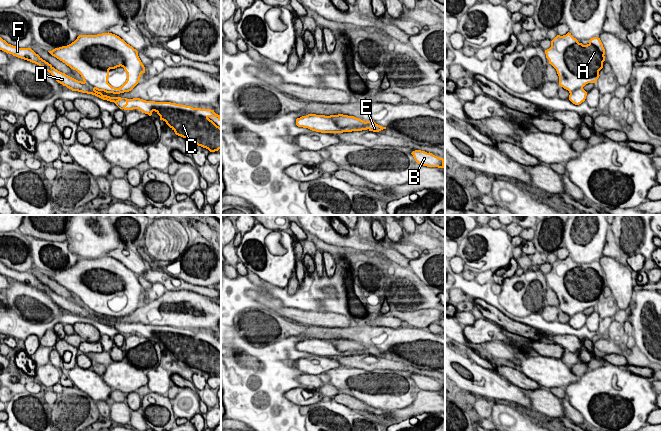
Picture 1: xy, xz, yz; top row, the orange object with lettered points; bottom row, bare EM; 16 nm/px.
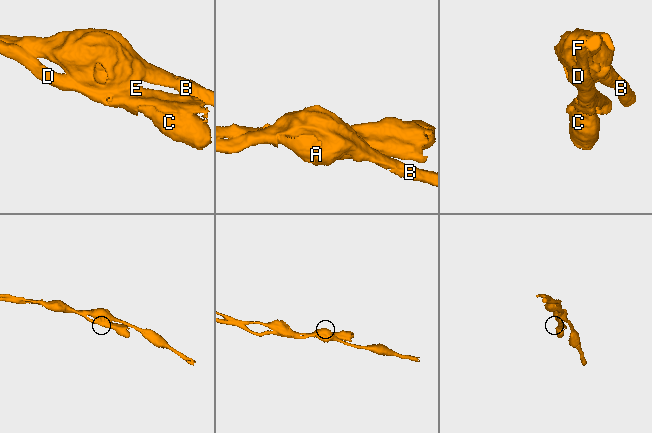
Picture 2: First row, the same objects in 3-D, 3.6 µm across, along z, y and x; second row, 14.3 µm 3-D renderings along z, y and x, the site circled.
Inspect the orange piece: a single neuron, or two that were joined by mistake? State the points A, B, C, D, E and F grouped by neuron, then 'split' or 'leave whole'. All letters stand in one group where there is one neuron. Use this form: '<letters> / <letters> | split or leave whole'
A B / C D E F | split

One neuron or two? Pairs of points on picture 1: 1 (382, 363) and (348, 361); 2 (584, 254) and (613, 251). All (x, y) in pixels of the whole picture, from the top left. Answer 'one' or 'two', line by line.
1: one
2: two

